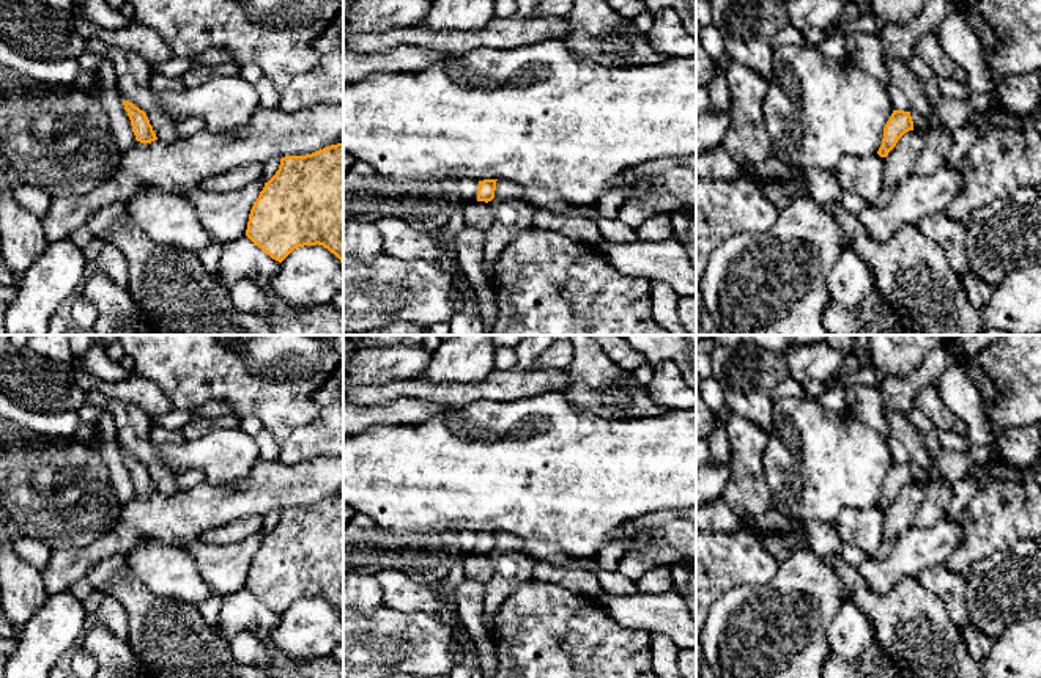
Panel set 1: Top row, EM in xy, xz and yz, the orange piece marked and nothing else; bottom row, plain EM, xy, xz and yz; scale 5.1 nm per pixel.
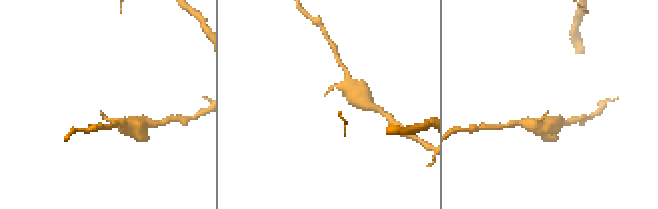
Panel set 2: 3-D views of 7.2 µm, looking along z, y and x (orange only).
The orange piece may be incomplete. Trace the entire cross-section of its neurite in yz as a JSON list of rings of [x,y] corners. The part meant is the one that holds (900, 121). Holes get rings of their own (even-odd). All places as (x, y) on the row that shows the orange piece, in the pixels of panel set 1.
[[[893,110],[884,127],[884,138],[877,154],[880,157],[887,157],[888,153],[896,146],[898,140],[909,131],[913,131],[910,112]]]

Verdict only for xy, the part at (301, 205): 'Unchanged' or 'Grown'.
Unchanged

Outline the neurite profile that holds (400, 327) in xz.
[[[398,321],[384,327],[376,327],[365,332],[345,333],[345,335],[430,335],[430,333],[428,333],[428,327]]]

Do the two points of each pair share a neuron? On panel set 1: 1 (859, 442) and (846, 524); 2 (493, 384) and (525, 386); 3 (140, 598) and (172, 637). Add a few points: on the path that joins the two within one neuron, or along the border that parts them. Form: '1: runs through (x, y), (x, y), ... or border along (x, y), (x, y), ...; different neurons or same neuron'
1: border along (876, 504), (866, 508), (844, 508), (833, 521); different neurons
2: runs through (501, 384), (517, 384); same neuron
3: runs through (142, 607), (163, 628); same neuron

